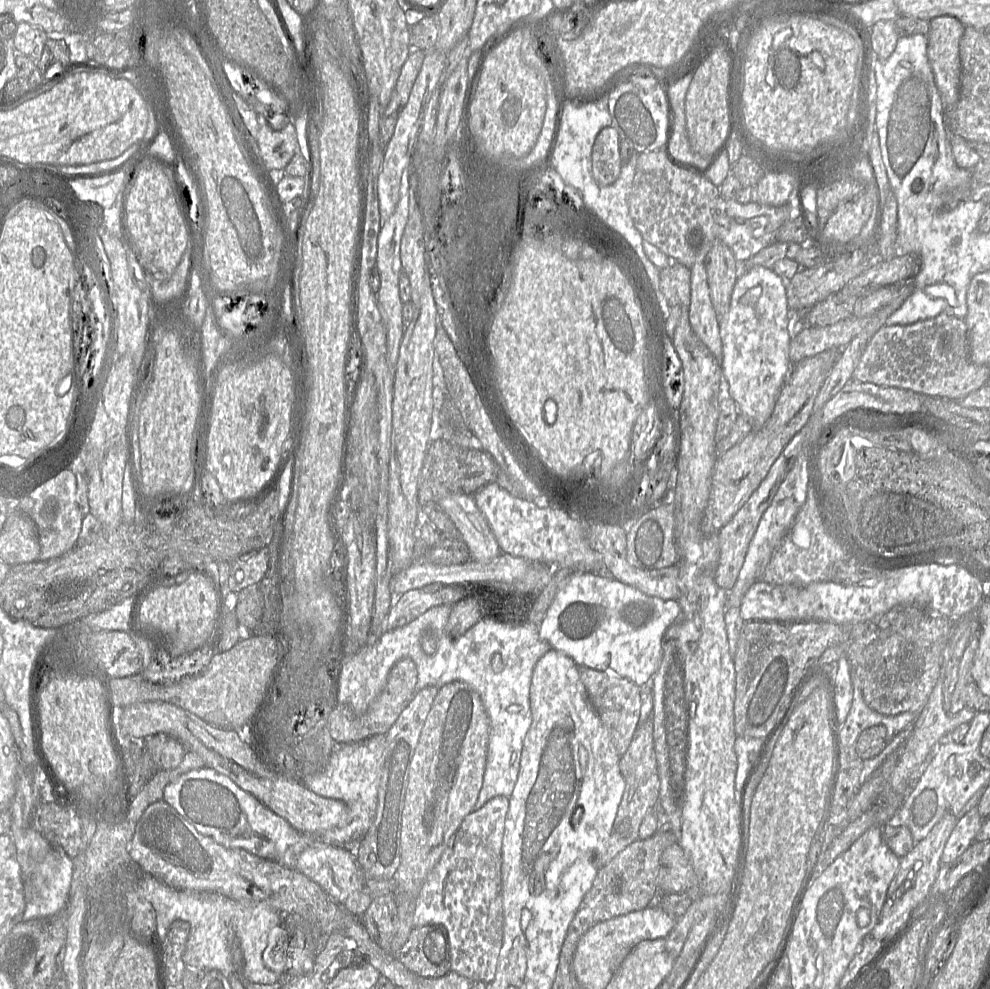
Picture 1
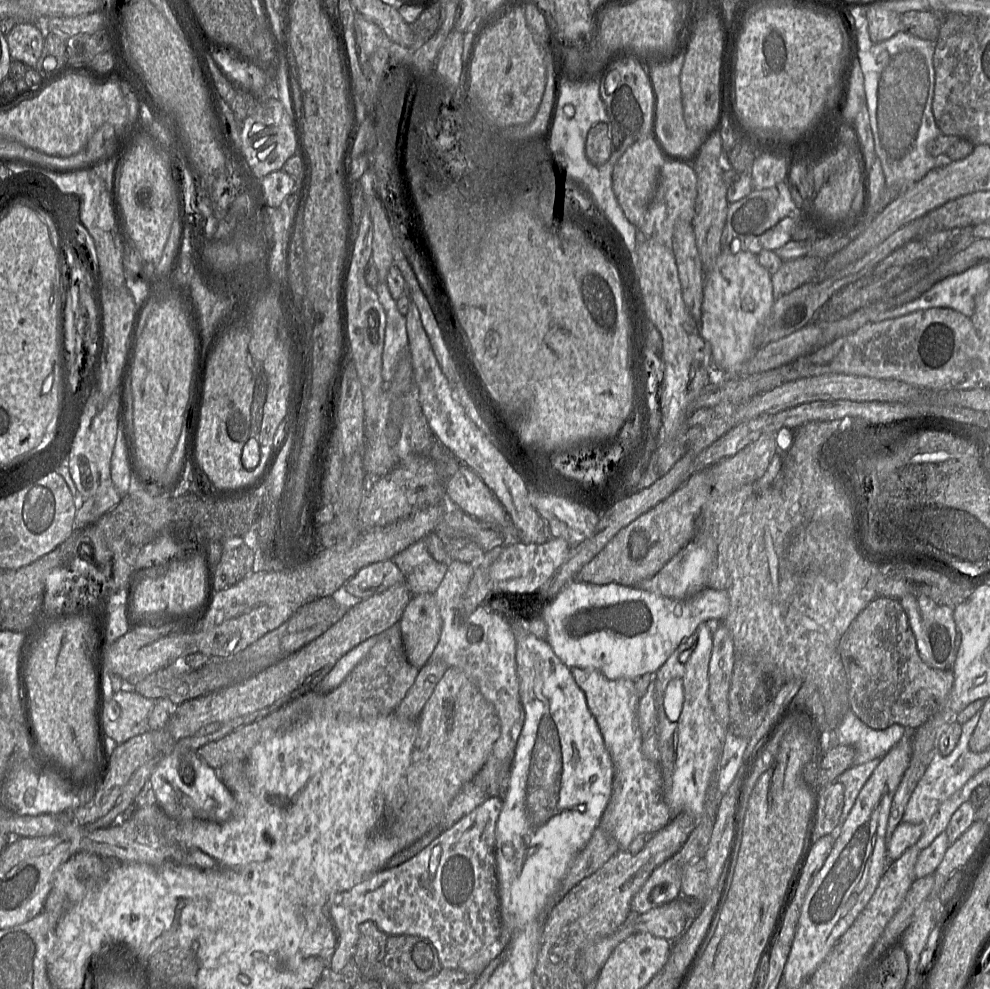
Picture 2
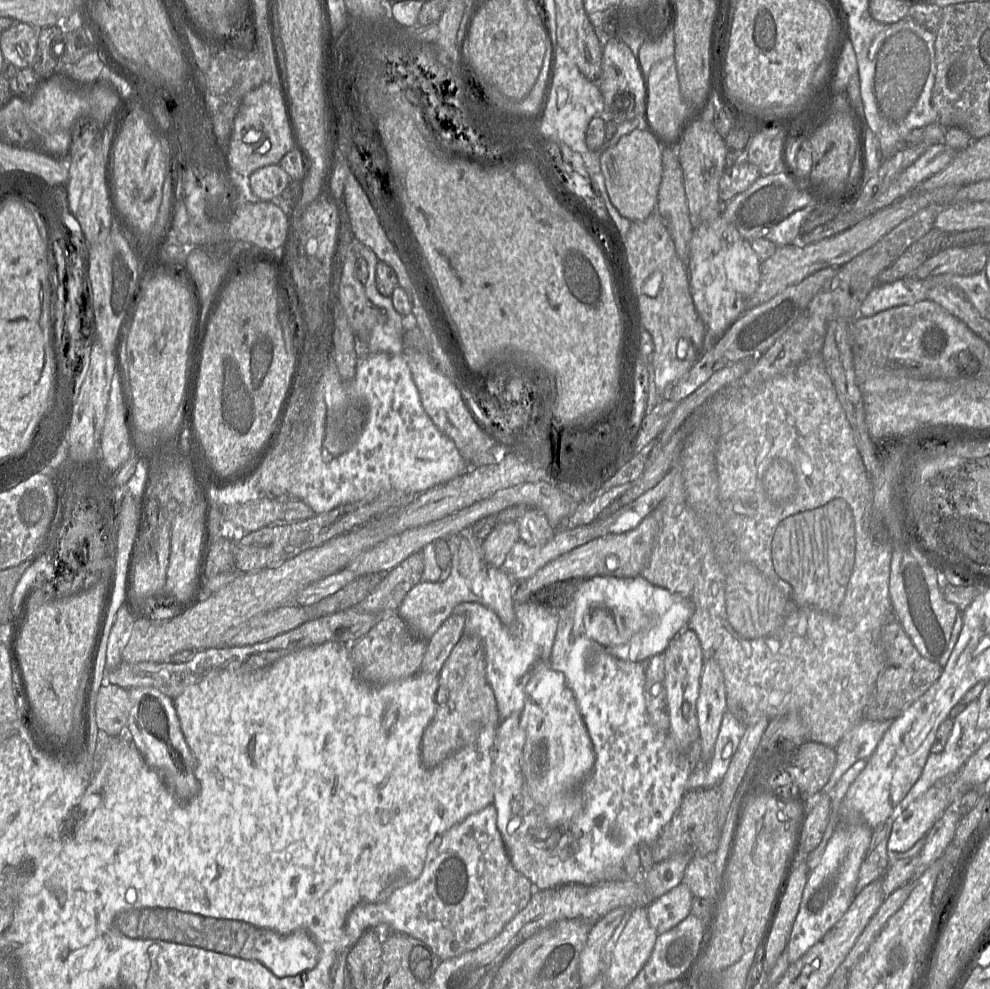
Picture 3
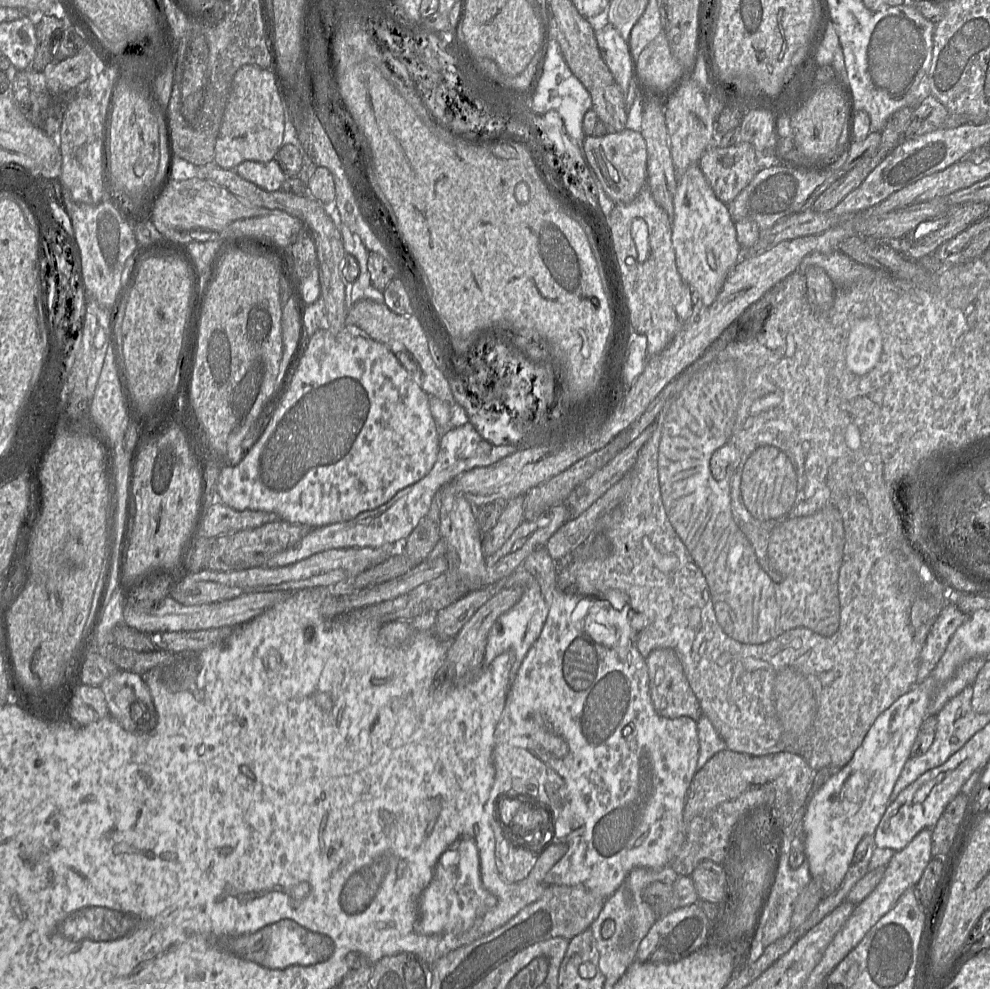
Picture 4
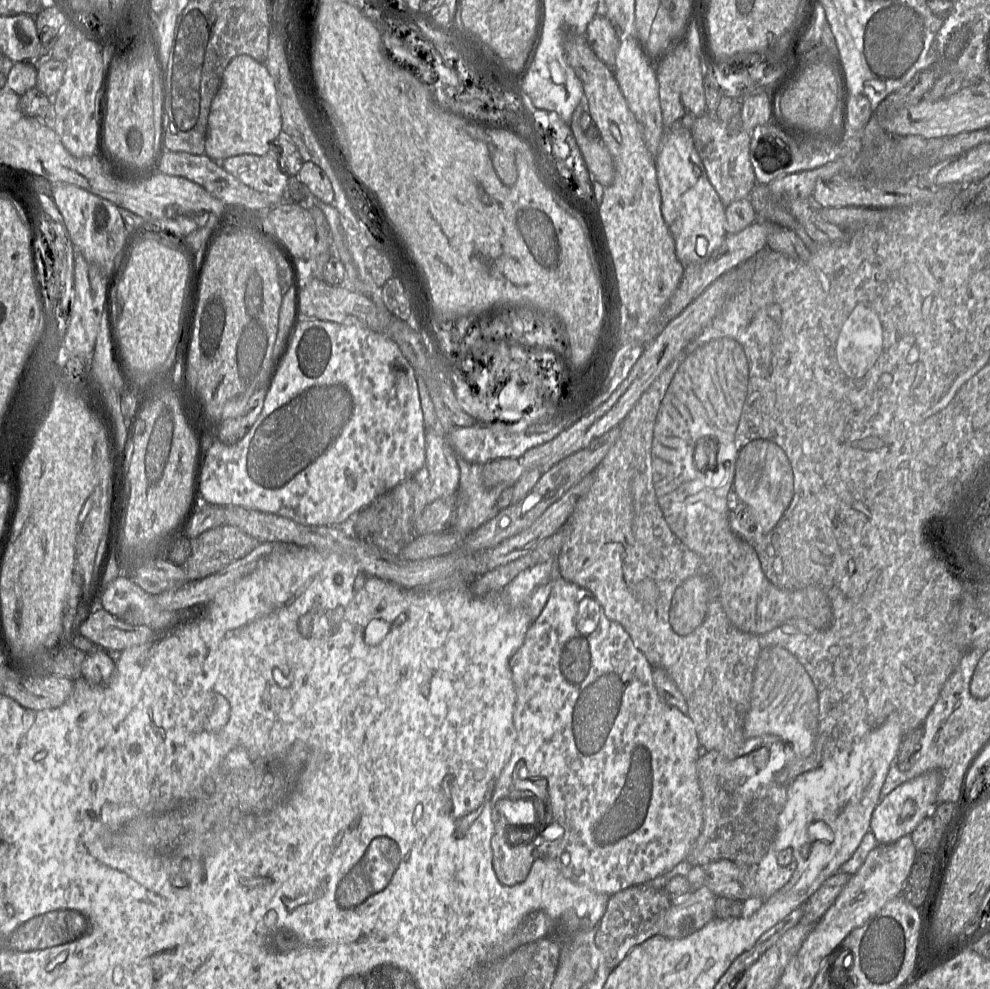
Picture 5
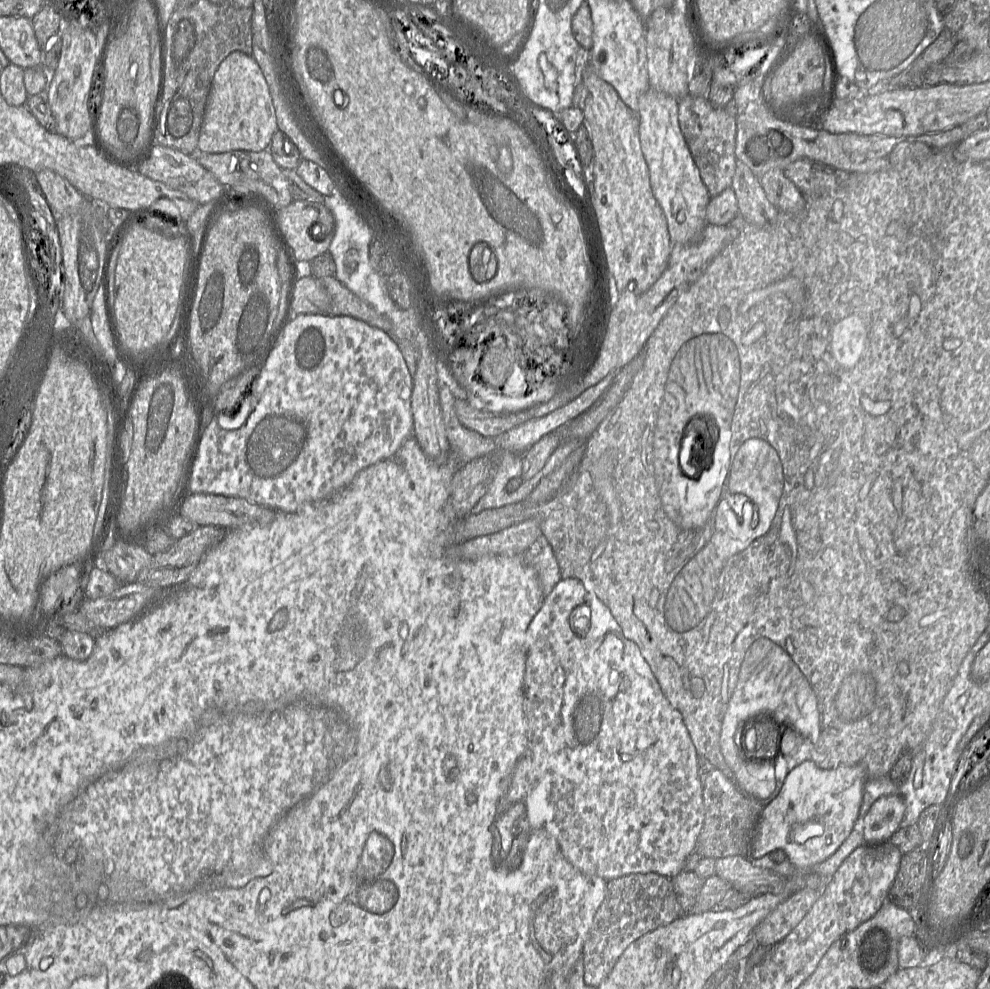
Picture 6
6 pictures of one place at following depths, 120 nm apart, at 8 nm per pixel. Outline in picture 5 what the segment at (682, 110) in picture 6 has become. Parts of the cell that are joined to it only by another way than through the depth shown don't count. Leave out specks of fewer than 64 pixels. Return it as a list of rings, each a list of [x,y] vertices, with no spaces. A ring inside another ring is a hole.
[[[706,113],[697,118],[690,127],[695,148],[708,179],[725,207],[736,200],[749,197],[757,183],[749,158],[750,133],[741,131],[738,134],[731,134],[726,124],[713,114]]]

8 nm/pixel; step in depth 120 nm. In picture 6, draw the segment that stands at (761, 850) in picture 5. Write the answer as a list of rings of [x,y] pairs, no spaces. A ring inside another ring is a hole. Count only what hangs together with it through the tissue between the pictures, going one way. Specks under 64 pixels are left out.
[[[698,756],[698,775],[702,786],[705,817],[694,852],[702,858],[727,856],[749,858],[751,841],[765,802],[743,793],[733,779],[725,776],[707,759]]]

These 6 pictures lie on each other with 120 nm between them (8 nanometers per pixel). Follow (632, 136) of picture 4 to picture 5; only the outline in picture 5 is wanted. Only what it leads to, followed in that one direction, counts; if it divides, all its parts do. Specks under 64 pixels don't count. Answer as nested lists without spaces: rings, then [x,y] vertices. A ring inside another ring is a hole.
[[[585,94],[572,114],[569,127],[586,166],[593,176],[593,180],[597,180],[602,186],[608,187],[612,184],[615,176],[614,162],[603,142],[594,142],[586,137],[580,125],[580,118],[584,112],[587,112],[587,99]]]

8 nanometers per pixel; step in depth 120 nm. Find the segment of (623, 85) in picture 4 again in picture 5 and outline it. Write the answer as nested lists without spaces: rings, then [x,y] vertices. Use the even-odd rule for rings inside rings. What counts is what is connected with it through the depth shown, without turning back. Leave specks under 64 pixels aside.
[[[595,15],[587,26],[586,37],[598,58],[613,70],[619,47],[618,29],[606,15]]]

